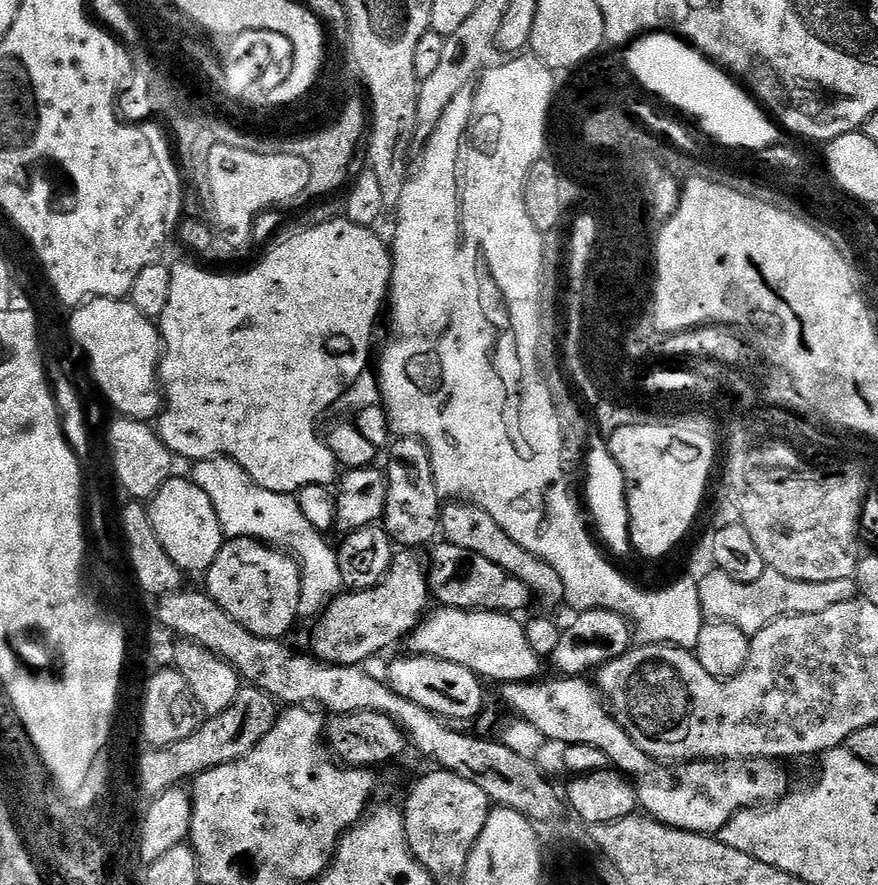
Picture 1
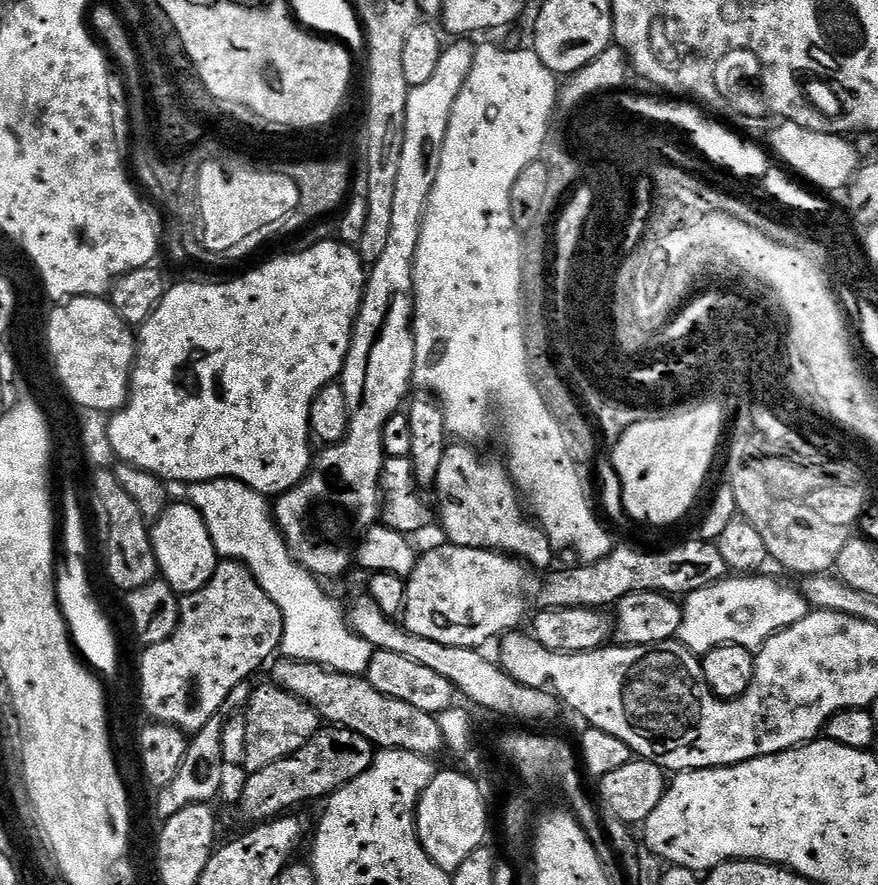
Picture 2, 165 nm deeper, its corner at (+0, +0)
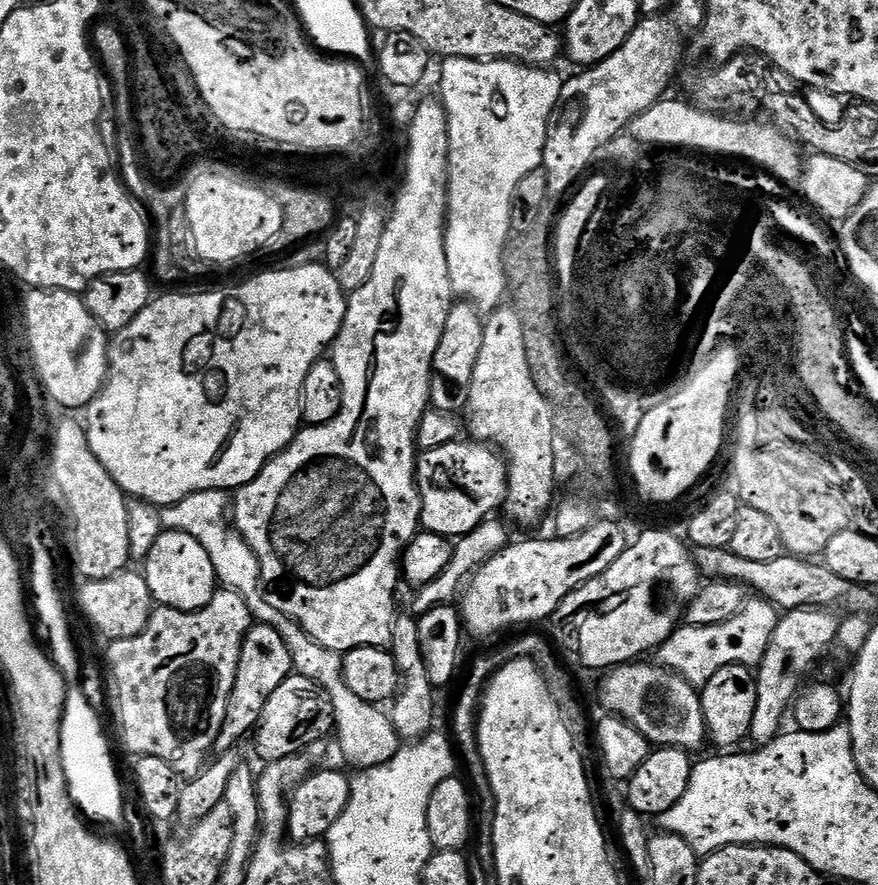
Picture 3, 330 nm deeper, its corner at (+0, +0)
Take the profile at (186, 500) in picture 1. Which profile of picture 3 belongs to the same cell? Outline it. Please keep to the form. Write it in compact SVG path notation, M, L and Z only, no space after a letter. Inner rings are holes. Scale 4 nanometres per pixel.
M161 532L158 542L154 542L154 550L150 550L150 554L142 561L142 574L157 605L183 612L197 612L199 608L206 607L218 590L210 554L202 550L198 538L190 538L190 534L181 532Z

